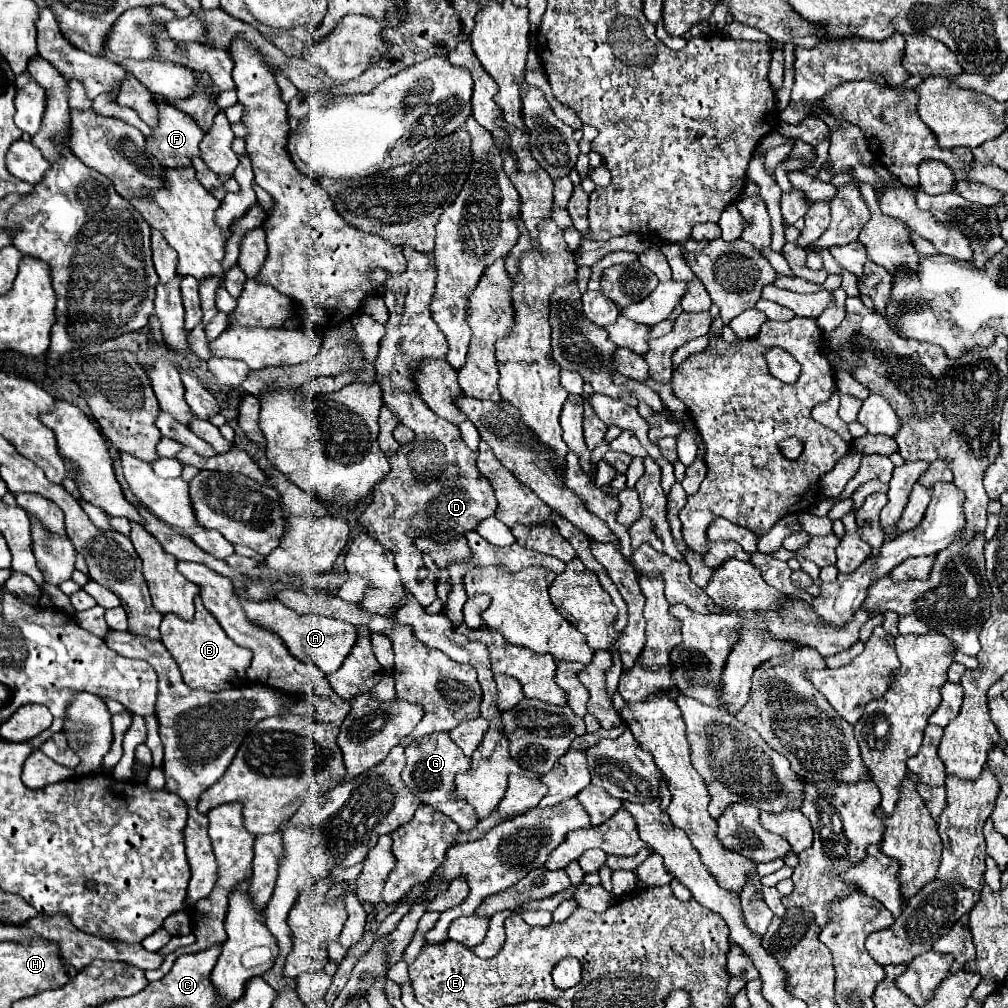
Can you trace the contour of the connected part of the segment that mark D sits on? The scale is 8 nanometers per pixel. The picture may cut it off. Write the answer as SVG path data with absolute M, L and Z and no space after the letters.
M402 246L402 254L406 258L406 270L398 276L390 276L384 286L386 290L384 302L390 312L390 320L386 322L386 334L380 340L380 354L374 364L376 364L376 384L382 390L384 406L396 416L400 426L410 428L416 436L412 442L400 444L394 454L386 456L390 464L390 474L372 492L372 502L358 516L358 524L368 534L372 534L384 548L392 550L396 568L400 576L404 576L404 588L426 608L436 598L436 582L432 576L426 576L424 580L418 578L418 570L422 568L424 562L422 562L422 552L416 550L412 538L416 538L416 534L428 534L428 538L440 538L440 542L444 542L444 538L448 538L452 530L456 530L456 534L474 530L484 518L494 514L496 498L490 482L476 470L476 452L466 448L466 444L460 438L458 426L452 426L450 422L444 422L444 418L432 414L432 410L428 410L428 406L424 406L424 402L416 398L416 390L412 390L414 362L420 358L444 358L448 352L448 342L430 316L430 302L434 298L436 272L438 272L434 254L432 252L424 254L408 246Z

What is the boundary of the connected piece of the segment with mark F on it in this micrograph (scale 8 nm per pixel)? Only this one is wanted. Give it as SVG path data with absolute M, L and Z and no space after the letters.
M158 102L160 122L146 140L148 150L166 168L186 168L192 158L200 158L200 142L204 138L196 120L164 102Z

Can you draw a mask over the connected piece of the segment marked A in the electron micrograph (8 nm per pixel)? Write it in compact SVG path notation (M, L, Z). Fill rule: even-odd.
M238 596L238 600L244 606L244 612L250 622L254 622L264 630L272 630L276 636L284 640L284 644L288 646L288 652L294 658L316 664L324 674L336 672L356 642L356 628L348 622L314 616L314 614L298 614L286 608L284 604L274 604L274 602L252 602L244 596Z

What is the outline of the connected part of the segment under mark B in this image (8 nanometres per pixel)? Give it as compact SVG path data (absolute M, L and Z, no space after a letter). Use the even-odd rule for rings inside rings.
M200 596L196 598L196 616L192 622L184 622L174 614L166 614L160 624L160 634L162 634L162 644L178 662L184 684L188 688L218 692L218 690L238 688L242 680L246 680L246 668L250 666L252 652L248 648L240 648L222 632L216 618L212 618L212 614L208 614L208 610L202 606Z

